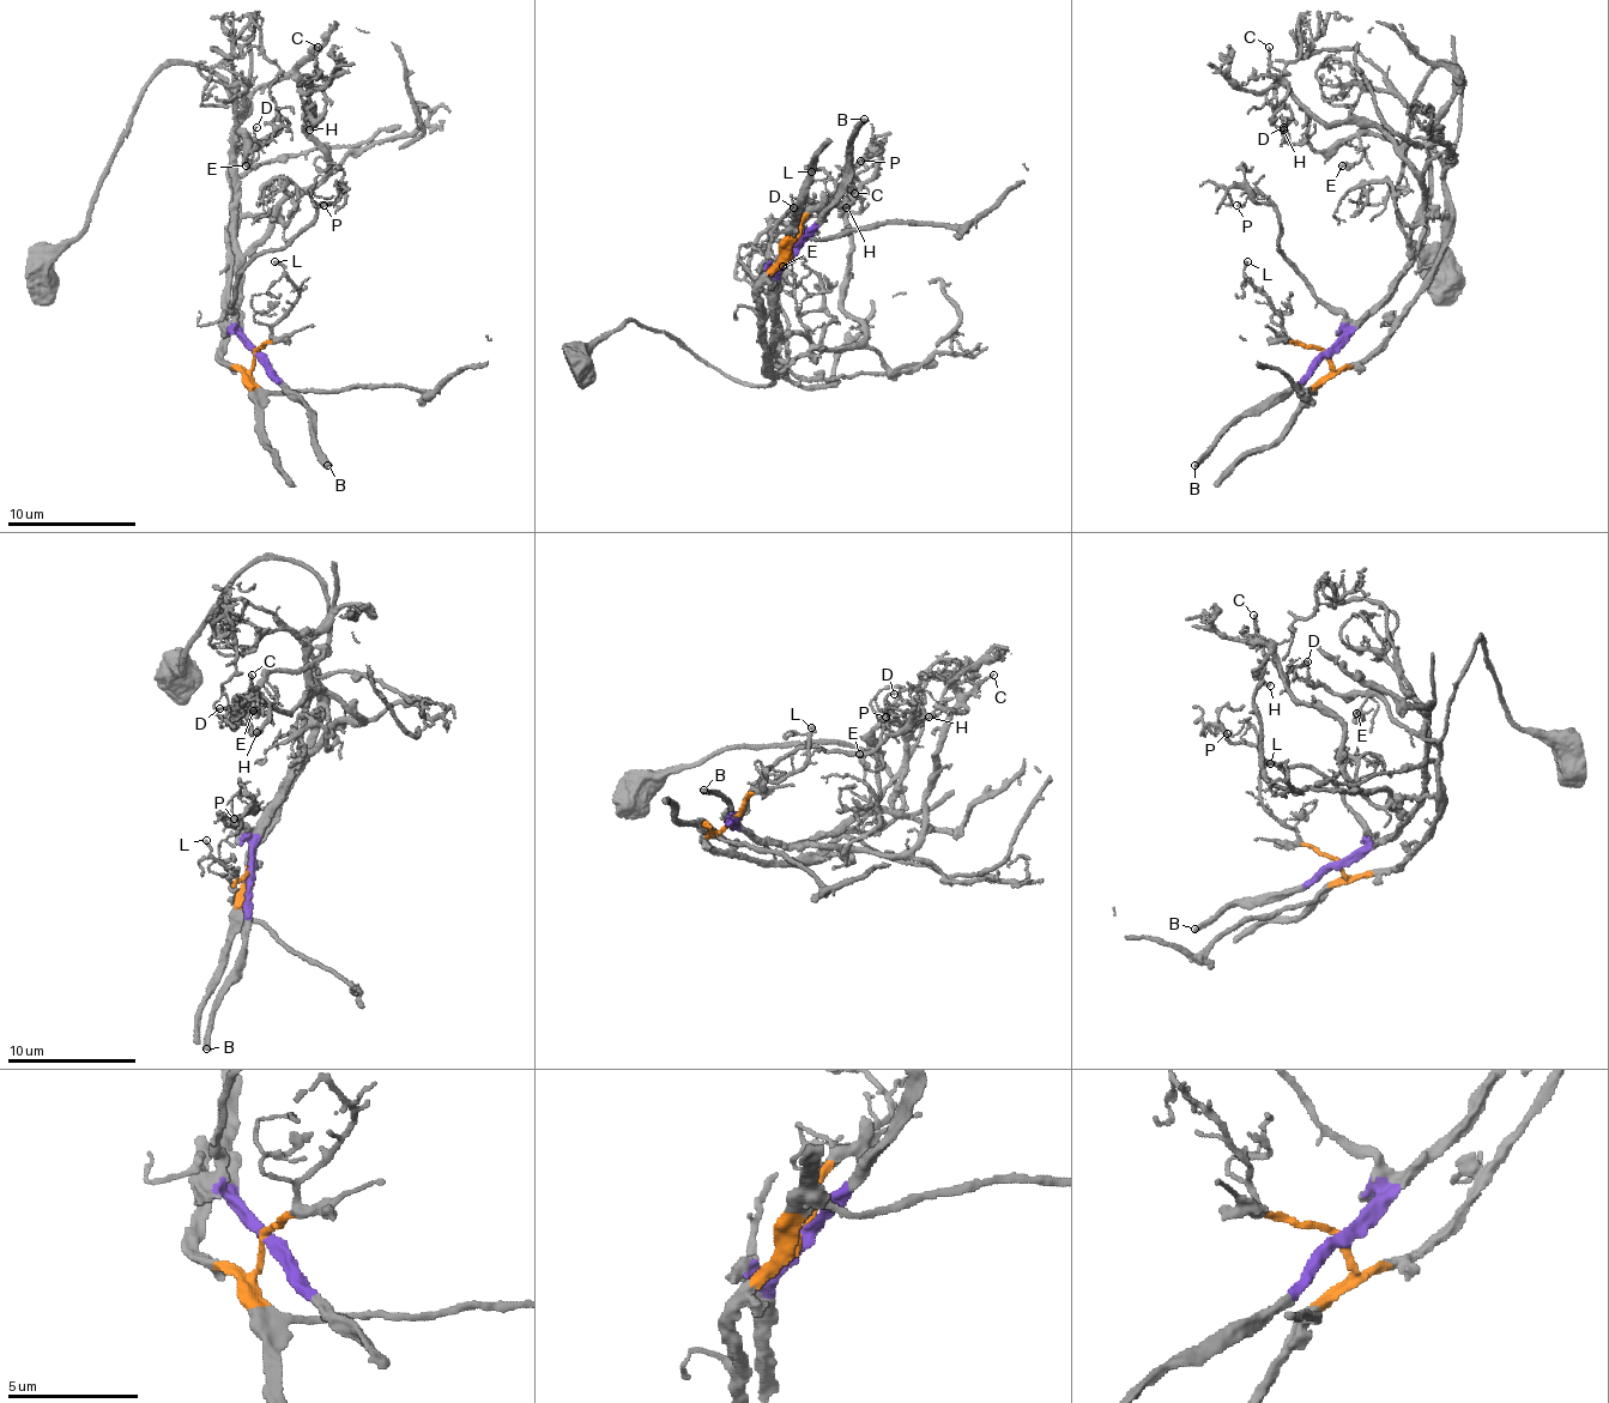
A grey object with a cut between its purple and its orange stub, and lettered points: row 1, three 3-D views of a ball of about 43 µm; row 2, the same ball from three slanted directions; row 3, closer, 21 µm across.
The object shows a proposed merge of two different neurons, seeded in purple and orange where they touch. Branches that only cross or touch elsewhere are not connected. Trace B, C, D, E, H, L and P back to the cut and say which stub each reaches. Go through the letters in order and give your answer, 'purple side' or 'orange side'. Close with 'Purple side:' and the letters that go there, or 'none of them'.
B: purple side
C: purple side
D: orange side
E: orange side
H: purple side
L: orange side
P: purple side
Purple side: B, C, H, P

